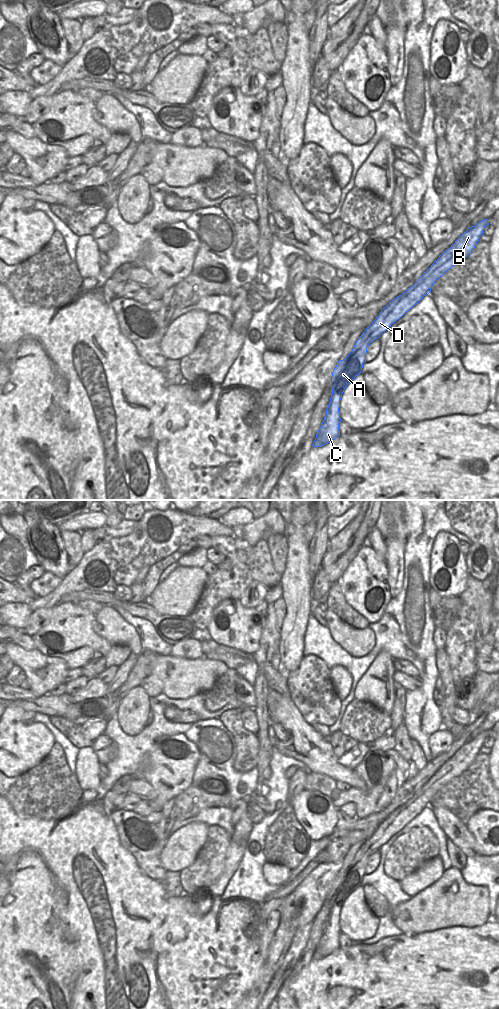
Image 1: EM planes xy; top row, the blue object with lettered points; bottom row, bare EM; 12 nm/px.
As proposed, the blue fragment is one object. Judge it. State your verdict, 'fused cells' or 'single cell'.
single cell

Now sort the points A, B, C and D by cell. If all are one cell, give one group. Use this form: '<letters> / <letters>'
A B C D

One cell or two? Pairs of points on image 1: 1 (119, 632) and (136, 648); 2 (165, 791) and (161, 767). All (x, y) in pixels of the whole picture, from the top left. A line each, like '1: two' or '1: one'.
1: one
2: one

